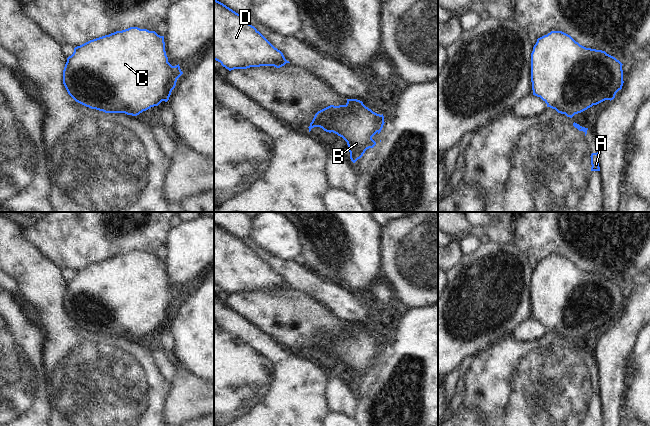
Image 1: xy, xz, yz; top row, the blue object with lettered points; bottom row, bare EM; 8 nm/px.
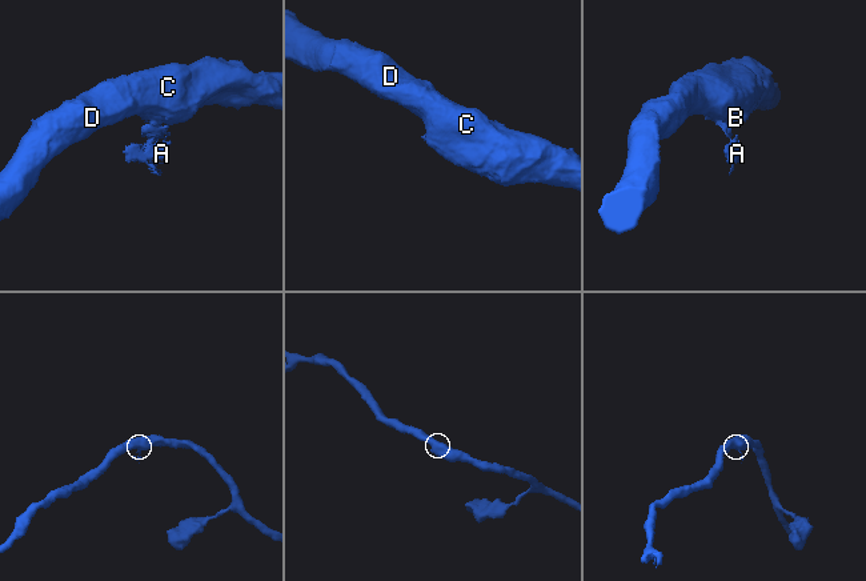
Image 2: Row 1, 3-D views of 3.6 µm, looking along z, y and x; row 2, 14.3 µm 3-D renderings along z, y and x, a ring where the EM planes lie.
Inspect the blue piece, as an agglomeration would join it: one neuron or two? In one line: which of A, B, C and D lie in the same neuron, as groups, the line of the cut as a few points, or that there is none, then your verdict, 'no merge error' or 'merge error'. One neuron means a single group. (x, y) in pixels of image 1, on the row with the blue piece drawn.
A / B C D; cut in xy along (103, 111), (122, 110), (124, 112); merge error

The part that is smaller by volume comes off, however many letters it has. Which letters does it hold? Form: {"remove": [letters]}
{"remove": ["A"]}

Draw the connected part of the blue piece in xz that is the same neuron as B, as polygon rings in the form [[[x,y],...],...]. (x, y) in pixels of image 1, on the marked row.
[[[348,99],[345,105],[330,105],[318,111],[310,123],[309,132],[320,127],[342,137],[348,145],[350,159],[355,163],[365,151],[373,148],[376,142],[372,137],[380,133],[384,125],[383,114],[377,114],[362,101]]]

